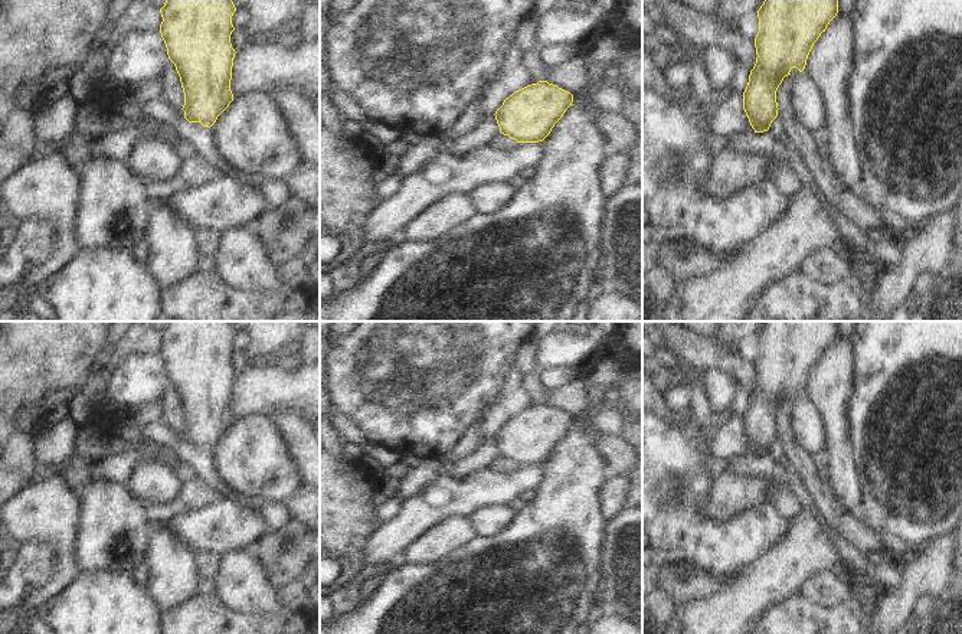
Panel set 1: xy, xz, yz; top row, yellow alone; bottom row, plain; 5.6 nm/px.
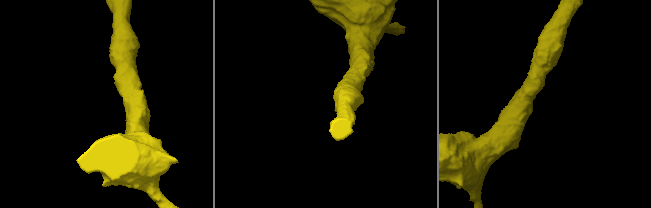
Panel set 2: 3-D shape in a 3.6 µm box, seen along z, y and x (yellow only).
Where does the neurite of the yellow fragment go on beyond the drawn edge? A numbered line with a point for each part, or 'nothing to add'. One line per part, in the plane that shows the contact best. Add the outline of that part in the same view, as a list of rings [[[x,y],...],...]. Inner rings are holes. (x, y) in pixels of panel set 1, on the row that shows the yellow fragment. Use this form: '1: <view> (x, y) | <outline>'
nothing to add

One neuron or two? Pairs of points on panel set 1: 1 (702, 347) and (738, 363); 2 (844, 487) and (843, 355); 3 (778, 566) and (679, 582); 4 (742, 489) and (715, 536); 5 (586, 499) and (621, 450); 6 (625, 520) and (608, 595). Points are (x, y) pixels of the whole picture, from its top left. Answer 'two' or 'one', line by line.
1: one
2: one
3: two
4: two
5: two
6: one

